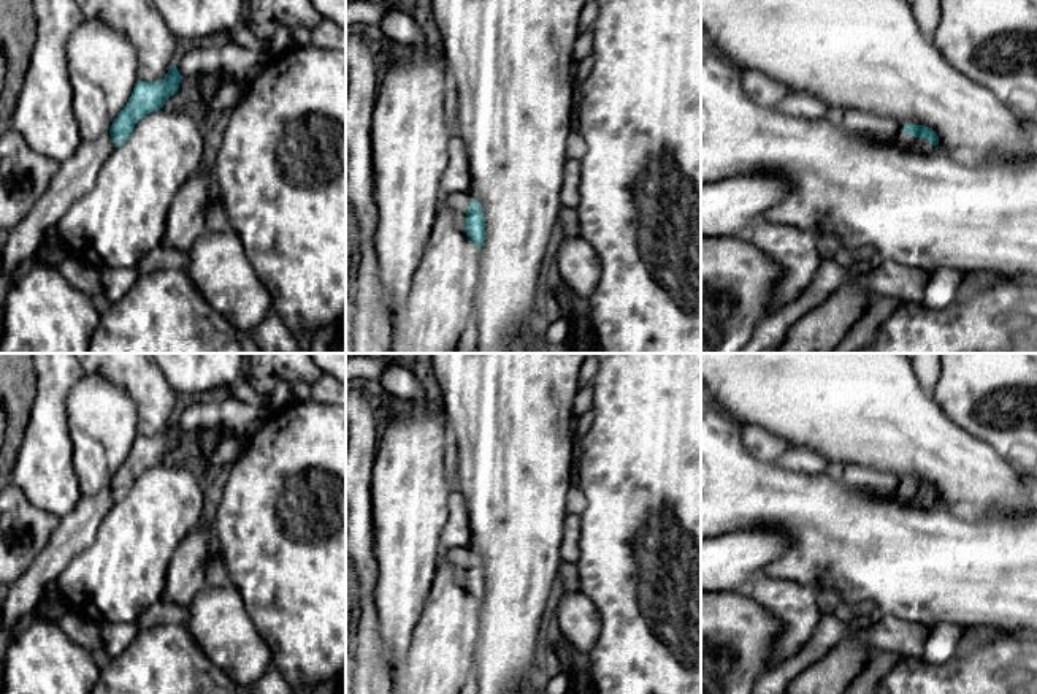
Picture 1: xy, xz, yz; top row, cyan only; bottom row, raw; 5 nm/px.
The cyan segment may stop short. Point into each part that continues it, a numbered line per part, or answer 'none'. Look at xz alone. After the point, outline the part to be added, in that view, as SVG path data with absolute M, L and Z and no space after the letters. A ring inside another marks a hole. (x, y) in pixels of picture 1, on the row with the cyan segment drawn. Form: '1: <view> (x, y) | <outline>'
1: xz (455, 202) | M452 192L452 193L441 195L441 201L439 201L452 211L455 227L463 231L466 228L466 212L471 198L473 198L471 193Z

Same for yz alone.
1: yz (903, 141) | M897 130L894 144L901 151L915 151L921 154L928 154L934 149L934 146L931 146L926 138L915 138L915 136L907 135L902 130Z

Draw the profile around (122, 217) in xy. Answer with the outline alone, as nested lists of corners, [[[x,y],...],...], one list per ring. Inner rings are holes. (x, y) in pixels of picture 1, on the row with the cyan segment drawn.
[[[160,108],[138,120],[128,139],[105,160],[95,185],[75,200],[60,217],[55,231],[70,255],[100,269],[133,268],[163,241],[165,220],[181,185],[201,166],[205,133],[187,111]]]

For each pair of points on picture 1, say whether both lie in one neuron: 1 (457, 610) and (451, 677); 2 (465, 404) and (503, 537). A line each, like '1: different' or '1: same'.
1: same
2: same

